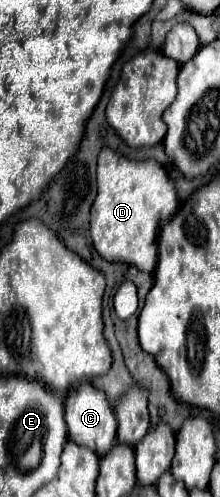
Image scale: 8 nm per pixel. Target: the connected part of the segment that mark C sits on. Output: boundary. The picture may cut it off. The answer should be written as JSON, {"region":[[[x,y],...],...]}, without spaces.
{"region":[[[83,383],[67,395],[65,421],[69,429],[69,439],[73,439],[75,443],[81,443],[83,447],[89,447],[99,457],[107,455],[117,445],[117,421],[111,411],[111,405],[105,393],[95,389],[91,383]]]}

